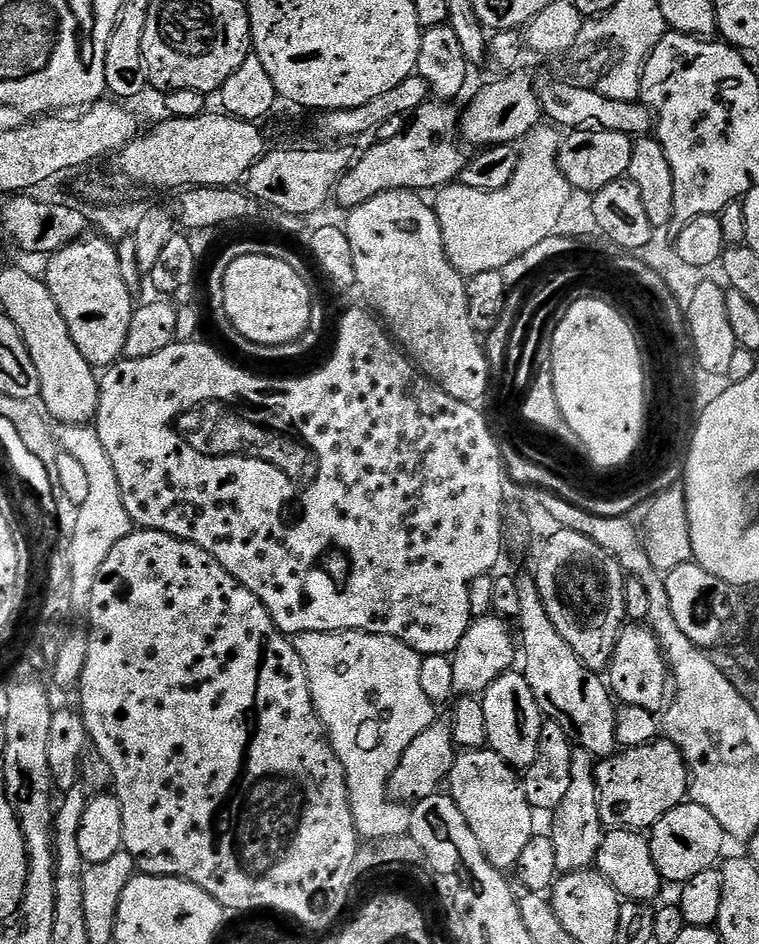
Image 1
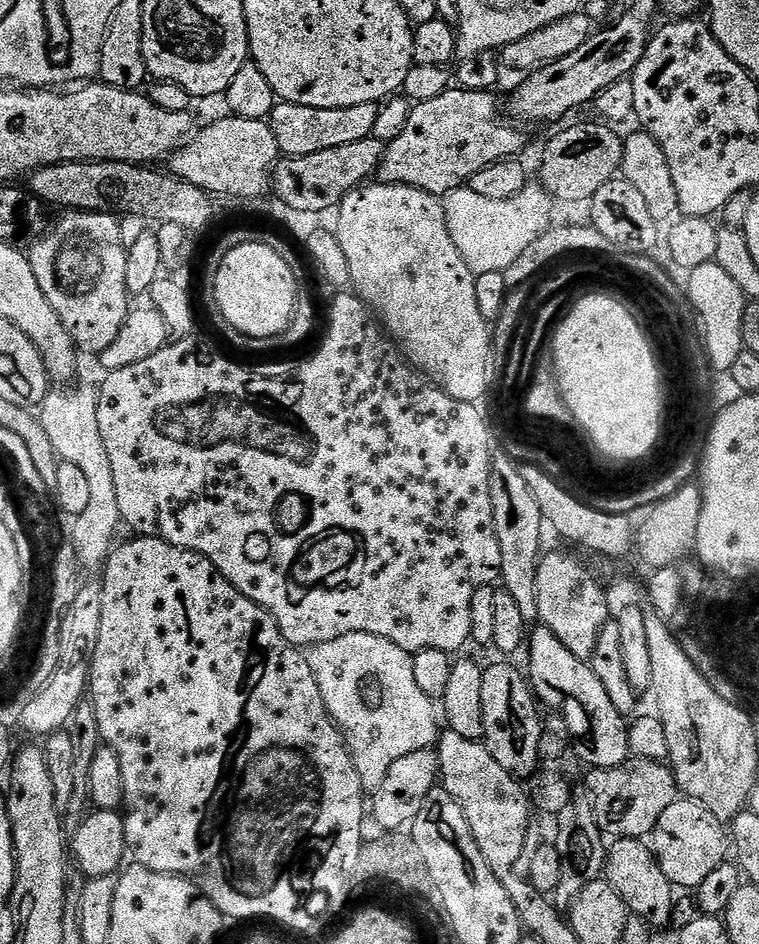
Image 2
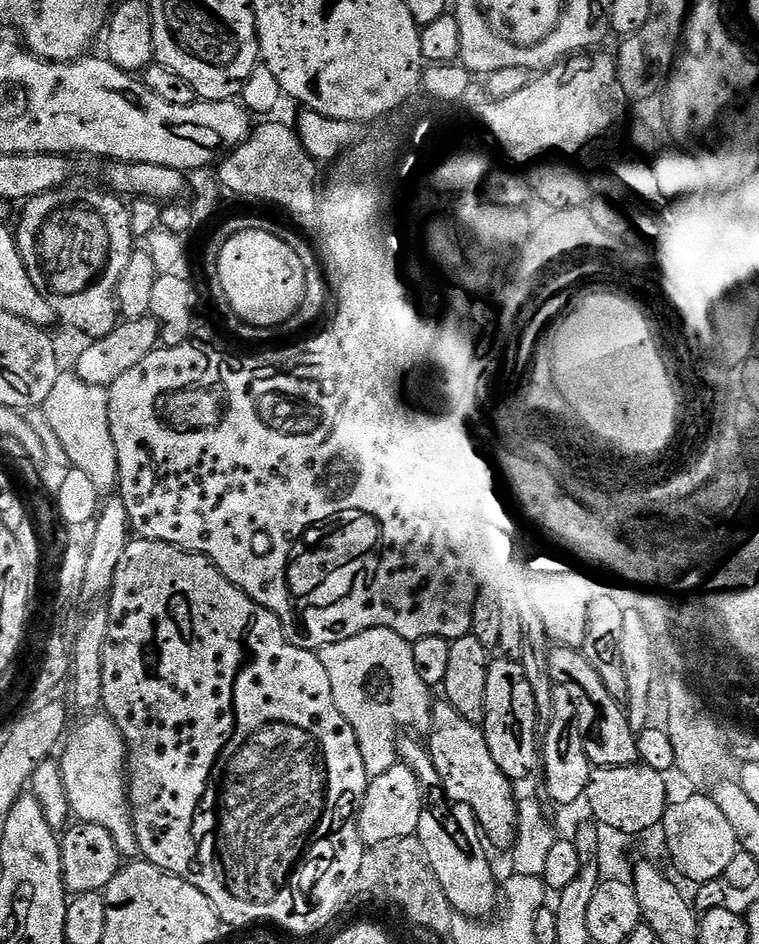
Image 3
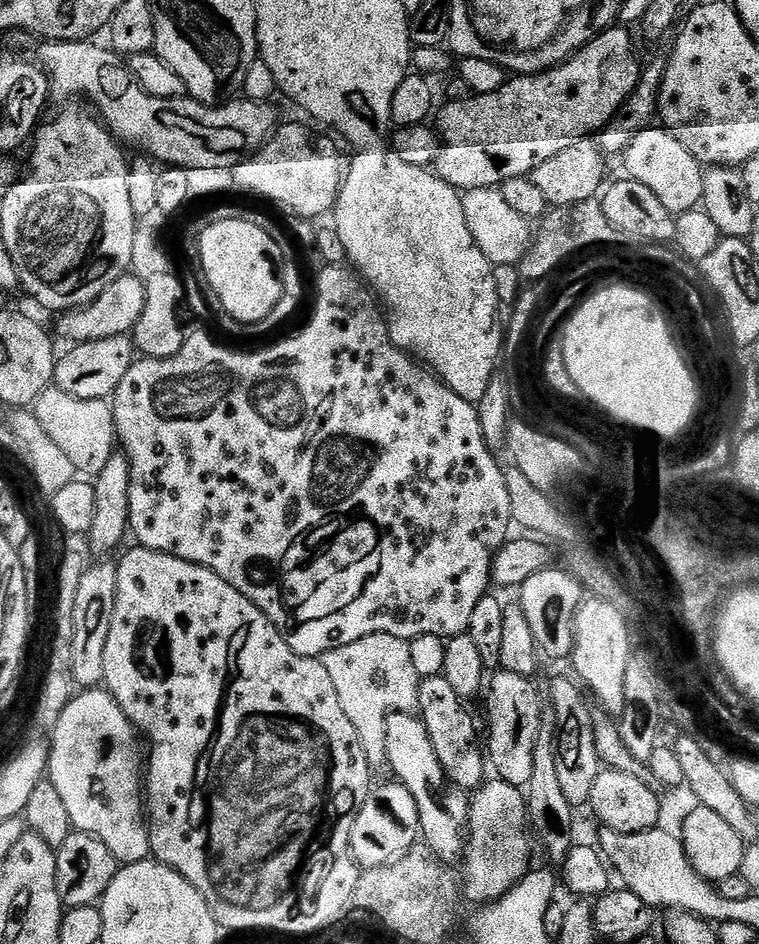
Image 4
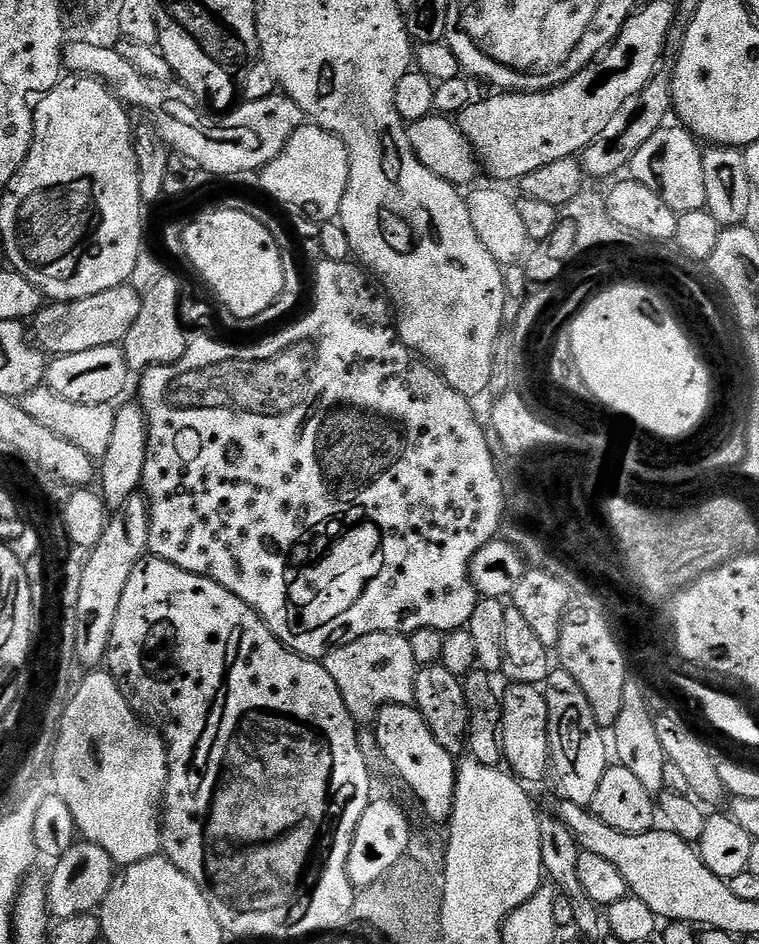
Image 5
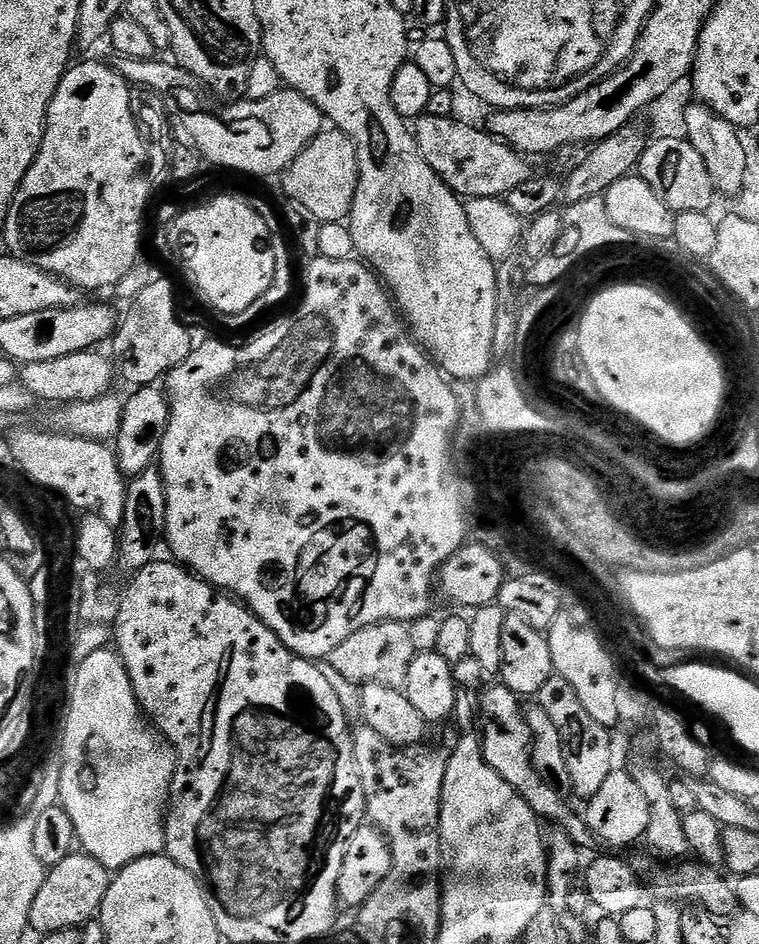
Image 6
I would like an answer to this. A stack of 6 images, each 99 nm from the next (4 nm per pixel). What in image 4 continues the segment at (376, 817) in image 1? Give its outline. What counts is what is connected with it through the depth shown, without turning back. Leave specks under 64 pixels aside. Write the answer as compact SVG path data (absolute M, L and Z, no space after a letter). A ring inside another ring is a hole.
M370 634L366 638L358 638L358 642L350 642L350 646L342 646L330 650L322 658L326 670L330 670L330 678L334 681L334 690L338 690L338 702L342 702L342 710L346 718L358 730L358 738L362 742L362 750L366 754L369 765L379 770L385 767L386 754L386 718L395 712L415 713L420 707L420 681L422 677L410 663L410 643L407 640L390 634Z

